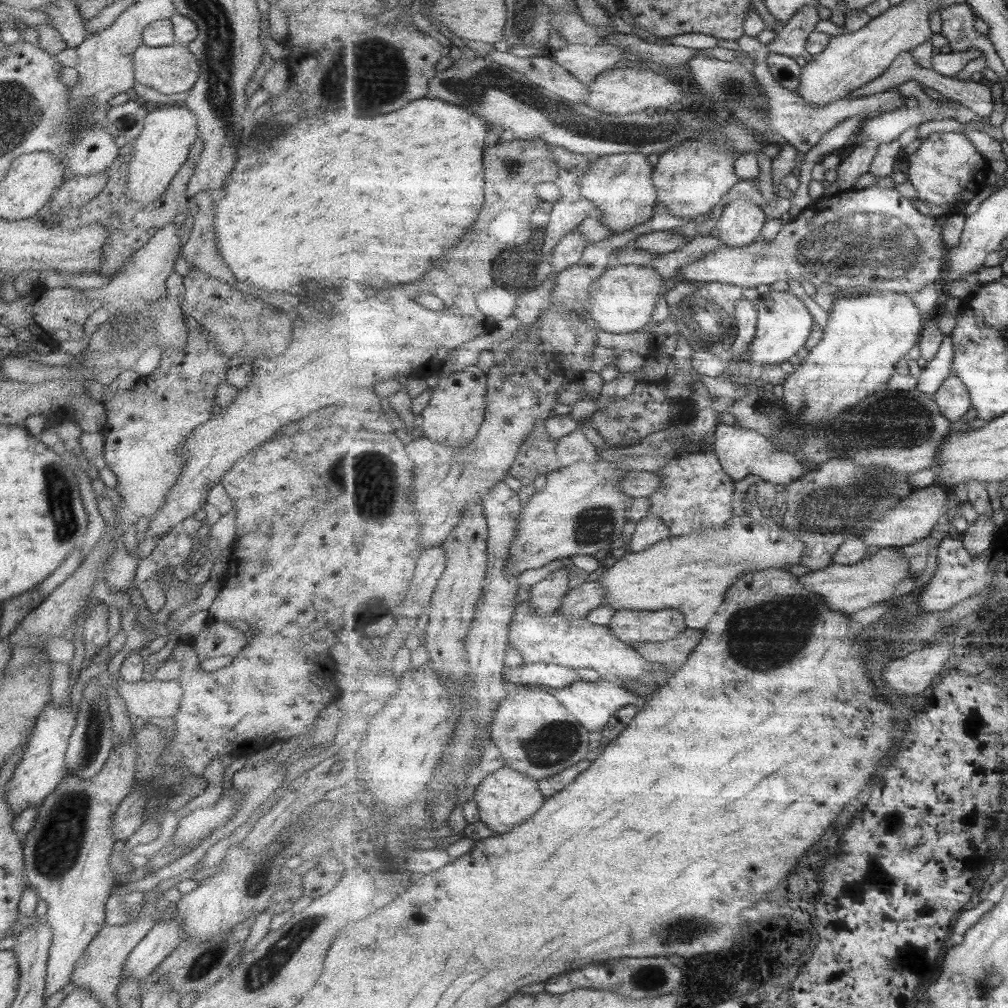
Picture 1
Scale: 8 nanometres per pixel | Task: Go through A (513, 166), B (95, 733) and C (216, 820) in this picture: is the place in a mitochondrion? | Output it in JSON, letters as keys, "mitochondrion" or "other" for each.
{"A":"mitochondrion","B":"mitochondrion","C":"other"}

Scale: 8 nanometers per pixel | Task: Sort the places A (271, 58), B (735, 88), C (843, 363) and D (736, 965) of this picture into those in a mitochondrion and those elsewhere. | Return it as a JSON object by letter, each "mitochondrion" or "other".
{"A":"other","B":"mitochondrion","C":"other","D":"other"}

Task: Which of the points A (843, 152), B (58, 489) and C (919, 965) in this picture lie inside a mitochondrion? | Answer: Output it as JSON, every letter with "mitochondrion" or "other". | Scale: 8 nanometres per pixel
{"A":"other","B":"mitochondrion","C":"other"}

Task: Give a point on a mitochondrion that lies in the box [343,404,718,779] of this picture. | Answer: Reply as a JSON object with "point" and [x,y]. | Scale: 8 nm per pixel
{"point":[554,744]}

